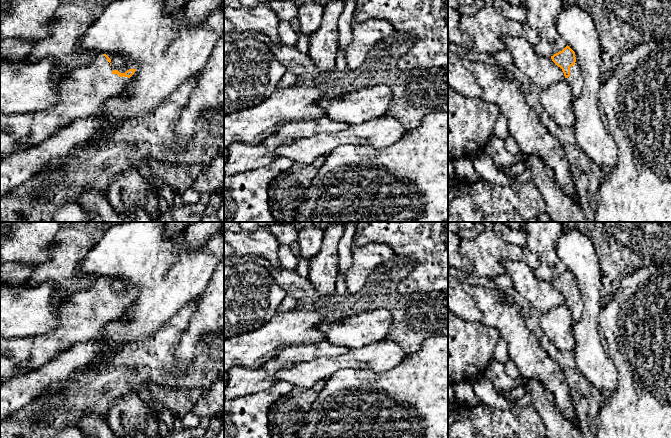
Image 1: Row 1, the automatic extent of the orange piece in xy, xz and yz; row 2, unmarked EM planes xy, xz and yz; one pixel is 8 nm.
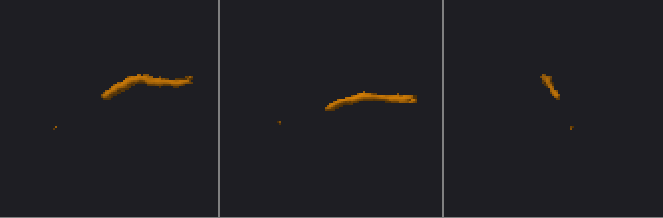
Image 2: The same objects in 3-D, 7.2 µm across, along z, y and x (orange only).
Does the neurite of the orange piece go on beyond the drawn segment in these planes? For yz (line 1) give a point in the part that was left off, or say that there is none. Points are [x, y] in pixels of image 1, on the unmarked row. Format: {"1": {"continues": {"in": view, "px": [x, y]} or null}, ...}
{"1": {"continues": {"in": "yz", "px": [575, 304]}}}

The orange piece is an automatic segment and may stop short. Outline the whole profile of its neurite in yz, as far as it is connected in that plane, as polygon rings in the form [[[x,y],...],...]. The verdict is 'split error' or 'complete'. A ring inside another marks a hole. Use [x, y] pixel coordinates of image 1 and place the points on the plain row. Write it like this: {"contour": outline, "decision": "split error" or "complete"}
{"contour": [[[567,269],[562,275],[551,280],[551,283],[562,293],[573,322],[578,322],[582,317],[583,301],[576,286],[575,276]]], "decision": "split error"}

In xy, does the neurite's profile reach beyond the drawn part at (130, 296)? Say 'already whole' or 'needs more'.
needs more

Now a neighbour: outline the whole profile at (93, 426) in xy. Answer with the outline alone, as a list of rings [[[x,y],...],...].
[[[86,412],[79,421],[79,428],[89,438],[118,438],[110,429],[105,418]]]

